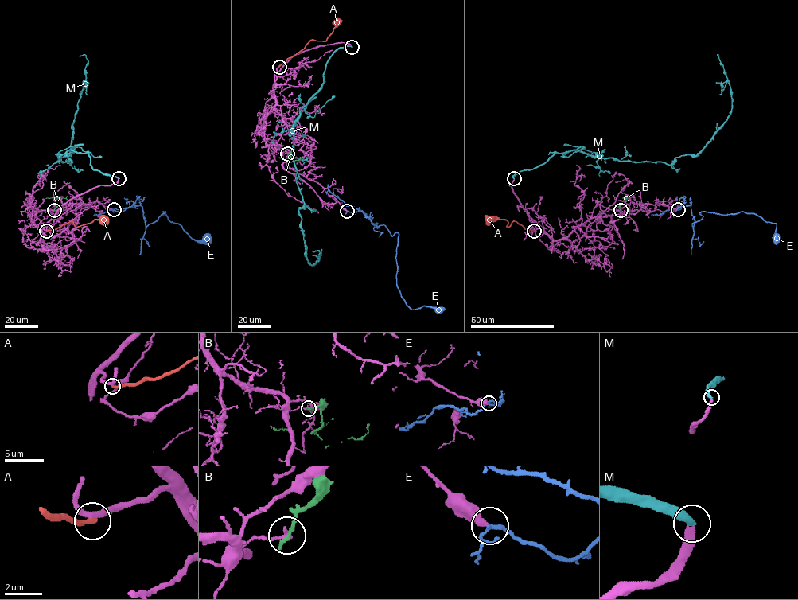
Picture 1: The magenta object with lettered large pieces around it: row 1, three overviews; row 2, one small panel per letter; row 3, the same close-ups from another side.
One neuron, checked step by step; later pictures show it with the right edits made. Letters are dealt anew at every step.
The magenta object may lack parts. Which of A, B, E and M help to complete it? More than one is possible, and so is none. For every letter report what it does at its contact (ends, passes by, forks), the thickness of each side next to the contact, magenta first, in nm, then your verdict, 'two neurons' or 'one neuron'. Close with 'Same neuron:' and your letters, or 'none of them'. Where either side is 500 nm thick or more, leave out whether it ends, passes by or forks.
A: it ends | 280/300 nm | two neurons
B: it ends | 160/240 nm | two neurons
E: it forks | 440/160 nm | two neurons
M: it ends | 360/360 nm | one neuron
Same neuron: M

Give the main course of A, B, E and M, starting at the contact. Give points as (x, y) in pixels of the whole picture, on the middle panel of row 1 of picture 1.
A: (278, 67), (312, 40), (327, 39), (338, 20), (340, 22)
B: (287, 153), (290, 153), (290, 157), (286, 158), (286, 161), (290, 162), (300, 157)
E: (347, 211), (361, 212), (377, 227), (398, 233), (397, 286), (406, 304), (412, 309), (443, 309)
M: (352, 47), (333, 53), (321, 89), (295, 122), (290, 157), (311, 265), (321, 254), (313, 251)

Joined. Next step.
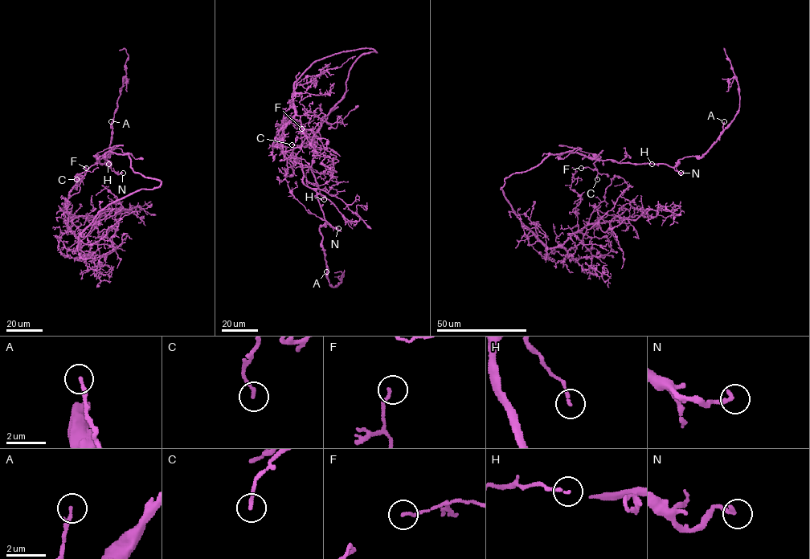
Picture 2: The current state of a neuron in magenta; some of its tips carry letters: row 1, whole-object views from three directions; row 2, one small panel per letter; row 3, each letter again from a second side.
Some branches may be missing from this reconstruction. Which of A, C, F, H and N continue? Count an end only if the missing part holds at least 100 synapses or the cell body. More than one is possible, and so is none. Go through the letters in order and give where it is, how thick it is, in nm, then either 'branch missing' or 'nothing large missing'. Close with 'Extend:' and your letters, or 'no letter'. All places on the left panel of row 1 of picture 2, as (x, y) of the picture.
A: at (111, 121); 180 nm thick; nothing large missing
C: at (76, 179); 160 nm thick; nothing large missing
F: at (86, 168); 140 nm thick; nothing large missing
H: at (108, 164); 140 nm thick; nothing large missing
N: at (123, 173); 220 nm thick; nothing large missing
Extend: no letter

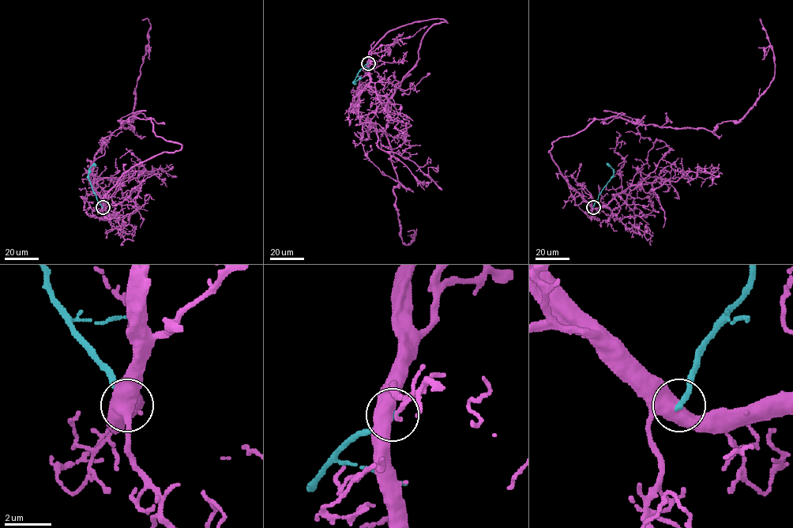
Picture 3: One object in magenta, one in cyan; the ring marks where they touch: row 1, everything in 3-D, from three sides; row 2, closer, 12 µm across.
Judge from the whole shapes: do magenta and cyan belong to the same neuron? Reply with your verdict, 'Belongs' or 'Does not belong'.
Does not belong

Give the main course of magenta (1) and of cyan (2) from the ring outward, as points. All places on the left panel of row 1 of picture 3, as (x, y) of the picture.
1: (103, 207), (123, 173), (181, 148), (150, 119), (119, 127), (133, 131), (142, 20)
2: (103, 207), (88, 179), (88, 170), (95, 164)

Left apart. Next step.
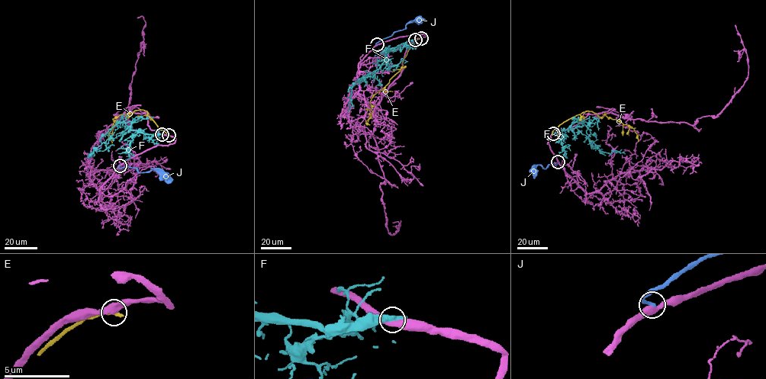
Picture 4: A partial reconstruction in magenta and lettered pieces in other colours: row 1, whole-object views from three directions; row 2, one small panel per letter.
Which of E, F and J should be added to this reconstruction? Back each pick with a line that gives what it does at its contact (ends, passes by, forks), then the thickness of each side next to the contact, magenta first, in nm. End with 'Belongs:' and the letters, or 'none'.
Belongs: none

